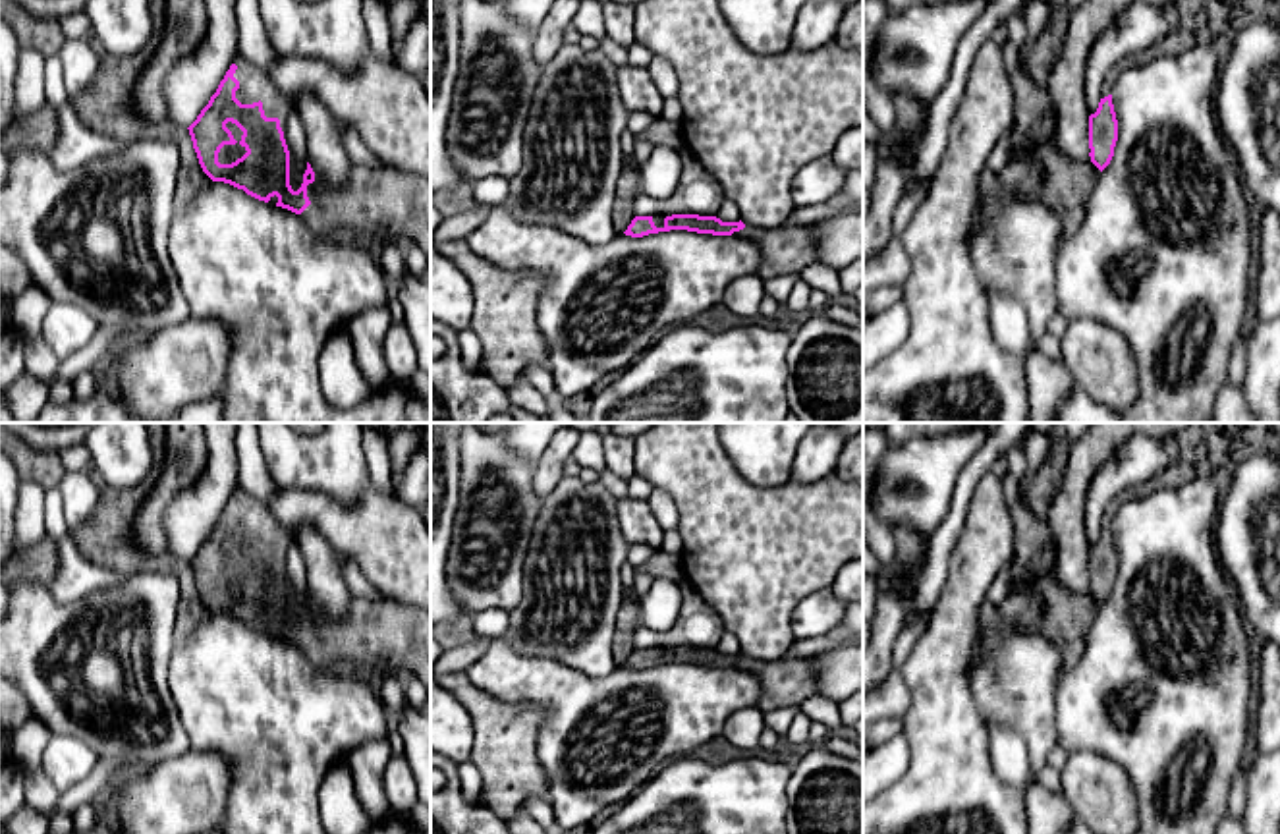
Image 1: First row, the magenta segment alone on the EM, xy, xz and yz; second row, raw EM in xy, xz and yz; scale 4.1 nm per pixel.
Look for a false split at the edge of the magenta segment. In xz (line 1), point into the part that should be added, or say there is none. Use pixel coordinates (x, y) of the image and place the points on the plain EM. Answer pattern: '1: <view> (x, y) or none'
1: xz (786, 682)

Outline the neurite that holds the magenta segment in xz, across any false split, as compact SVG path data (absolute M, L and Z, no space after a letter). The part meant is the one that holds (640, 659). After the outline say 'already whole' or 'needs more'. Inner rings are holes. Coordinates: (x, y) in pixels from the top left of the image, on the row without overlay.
M672 647L672 649L635 649L626 668L643 670L649 666L687 662L712 668L736 668L761 680L757 709L766 714L780 707L799 709L803 701L817 695L819 672L813 656L790 656L778 660L753 660L739 654L722 654L716 649Z | needs more

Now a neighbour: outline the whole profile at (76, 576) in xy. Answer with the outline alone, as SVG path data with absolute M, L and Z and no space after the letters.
M71 535L56 541L58 568L46 593L64 606L70 606L91 593L106 591L120 583L122 571L95 566L77 546Z

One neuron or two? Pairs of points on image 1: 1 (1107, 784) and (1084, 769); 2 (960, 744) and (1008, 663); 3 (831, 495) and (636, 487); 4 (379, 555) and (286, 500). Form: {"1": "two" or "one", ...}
{"1": "one", "2": "two", "3": "two", "4": "one"}

